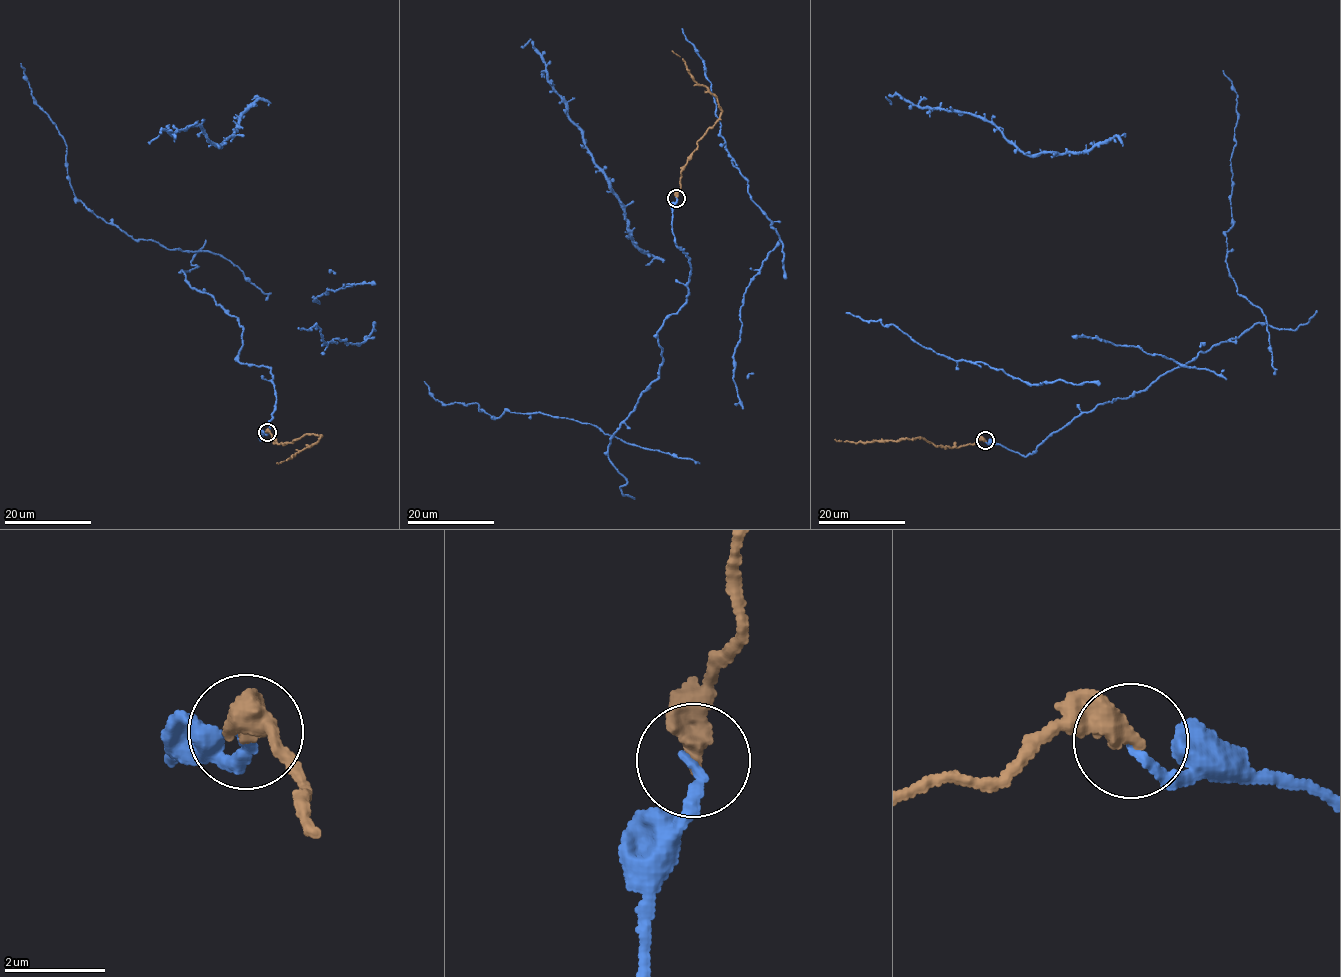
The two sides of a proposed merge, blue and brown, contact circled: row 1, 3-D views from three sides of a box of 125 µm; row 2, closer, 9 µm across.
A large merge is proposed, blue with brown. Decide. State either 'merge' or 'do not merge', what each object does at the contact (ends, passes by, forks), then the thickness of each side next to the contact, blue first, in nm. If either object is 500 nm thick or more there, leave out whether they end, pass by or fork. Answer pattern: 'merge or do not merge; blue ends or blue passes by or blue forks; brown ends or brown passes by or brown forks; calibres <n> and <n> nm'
merge; blue ends; brown ends; calibres 180 and 480 nm

